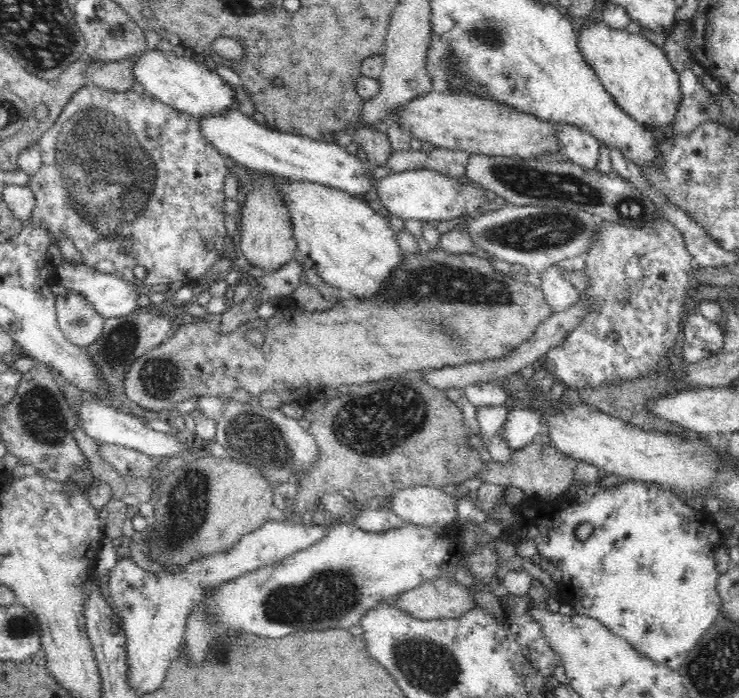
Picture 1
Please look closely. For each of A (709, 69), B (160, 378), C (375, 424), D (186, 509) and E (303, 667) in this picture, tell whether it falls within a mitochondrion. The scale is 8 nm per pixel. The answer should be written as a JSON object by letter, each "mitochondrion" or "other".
{"A":"other","B":"mitochondrion","C":"mitochondrion","D":"mitochondrion","E":"other"}

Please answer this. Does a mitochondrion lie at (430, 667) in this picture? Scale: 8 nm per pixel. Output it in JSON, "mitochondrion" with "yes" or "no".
{"mitochondrion":"yes"}

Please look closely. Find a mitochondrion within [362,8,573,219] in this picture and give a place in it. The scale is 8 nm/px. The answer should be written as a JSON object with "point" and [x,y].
{"point":[488,34]}

